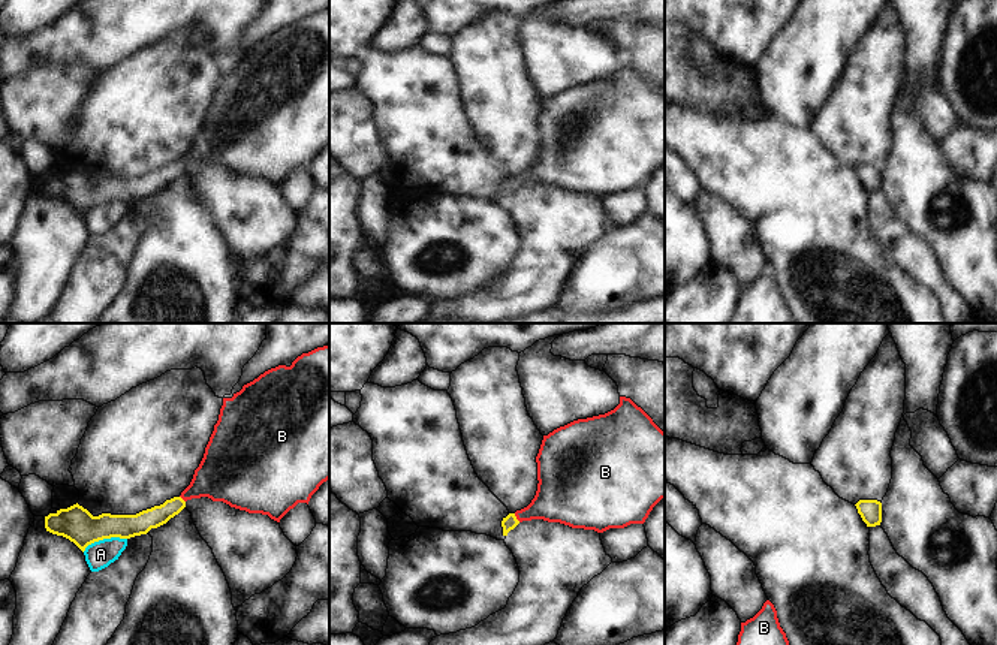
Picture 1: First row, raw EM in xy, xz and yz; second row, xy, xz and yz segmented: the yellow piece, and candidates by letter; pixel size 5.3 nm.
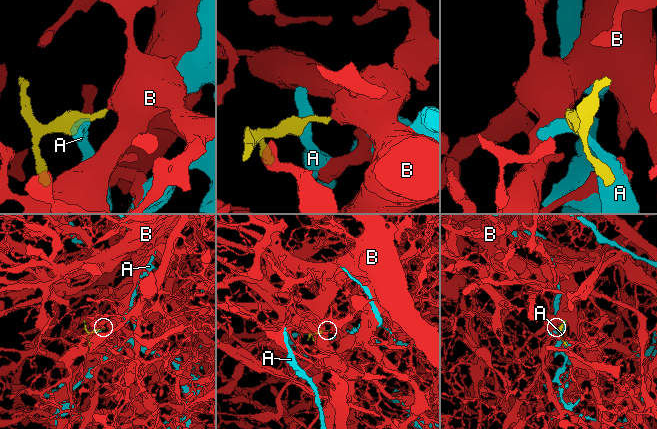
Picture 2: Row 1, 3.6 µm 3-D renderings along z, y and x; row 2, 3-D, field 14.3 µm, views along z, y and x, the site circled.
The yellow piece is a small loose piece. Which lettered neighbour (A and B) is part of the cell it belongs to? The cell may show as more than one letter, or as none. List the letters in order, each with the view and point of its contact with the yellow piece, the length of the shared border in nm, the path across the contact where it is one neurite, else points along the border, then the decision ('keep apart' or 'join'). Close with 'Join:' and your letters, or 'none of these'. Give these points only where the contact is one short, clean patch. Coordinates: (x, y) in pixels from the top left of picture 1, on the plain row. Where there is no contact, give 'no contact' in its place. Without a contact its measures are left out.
A: contact xy (104, 202); length 260 nm; border xy (126, 202), (104, 202), (92, 207), (83, 216); keep apart
B: contact xz (515, 183); length 60 nm; way xz (509, 187), (515, 183), (557, 163); join
Join: B

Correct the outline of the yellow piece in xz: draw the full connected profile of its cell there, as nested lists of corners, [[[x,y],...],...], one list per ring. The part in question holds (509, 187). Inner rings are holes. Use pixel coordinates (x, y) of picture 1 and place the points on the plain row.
[[[620,61],[620,69],[605,79],[573,85],[543,100],[536,127],[539,145],[536,160],[527,172],[503,183],[503,201],[519,187],[531,184],[597,198],[644,189],[653,172],[665,163],[665,97],[626,61]]]

